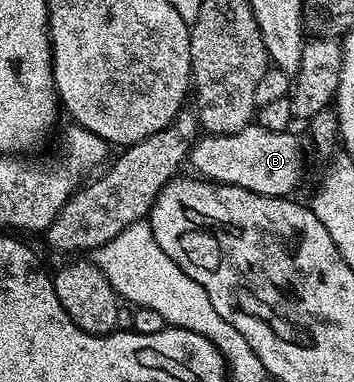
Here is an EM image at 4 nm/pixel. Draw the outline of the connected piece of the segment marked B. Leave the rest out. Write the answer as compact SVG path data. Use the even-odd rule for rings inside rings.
M253 122L229 136L205 135L192 146L191 171L205 180L242 186L254 194L291 197L304 176L304 148L294 132L266 130Z

